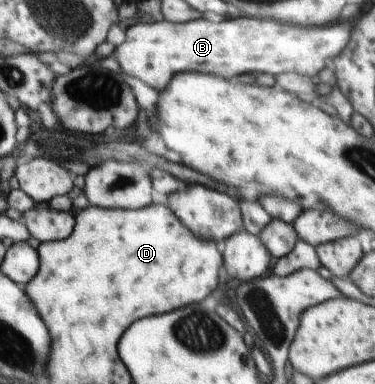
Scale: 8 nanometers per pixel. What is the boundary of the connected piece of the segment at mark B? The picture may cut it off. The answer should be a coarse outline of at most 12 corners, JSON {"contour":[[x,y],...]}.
{"contour":[[145,20],[112,55],[162,91],[177,73],[294,72],[338,56],[348,25]]}

